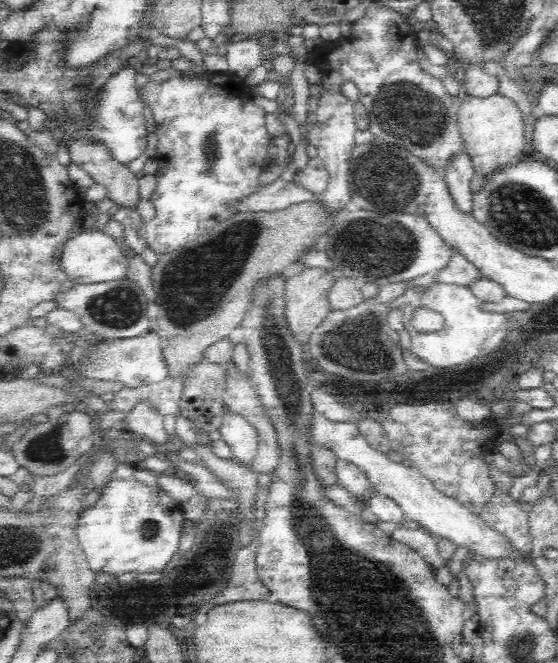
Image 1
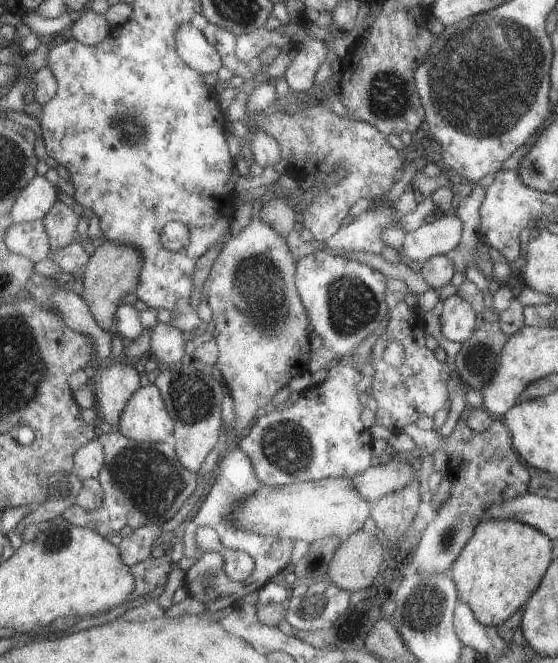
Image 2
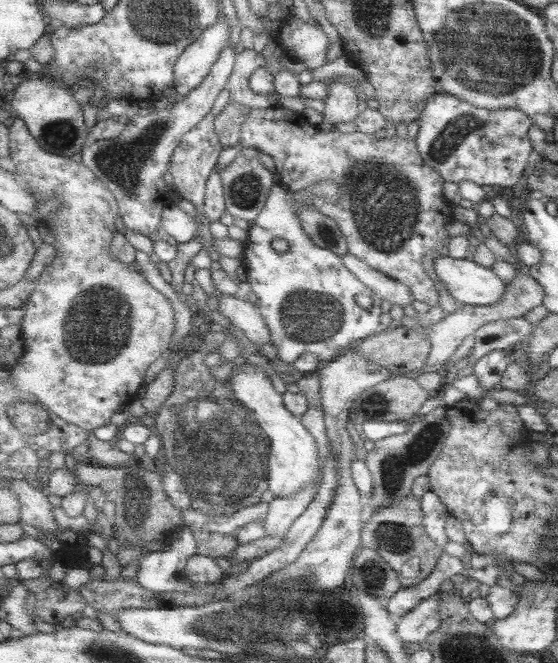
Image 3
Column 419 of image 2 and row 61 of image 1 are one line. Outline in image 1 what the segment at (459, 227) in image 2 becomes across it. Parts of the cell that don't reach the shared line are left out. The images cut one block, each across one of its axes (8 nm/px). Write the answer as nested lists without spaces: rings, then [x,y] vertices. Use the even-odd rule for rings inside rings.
[[[232,38],[228,42],[228,52],[226,52],[226,60],[228,60],[228,72],[234,74],[236,78],[246,78],[254,68],[264,64],[264,56],[262,56],[264,48],[258,44],[258,40],[236,40]]]

